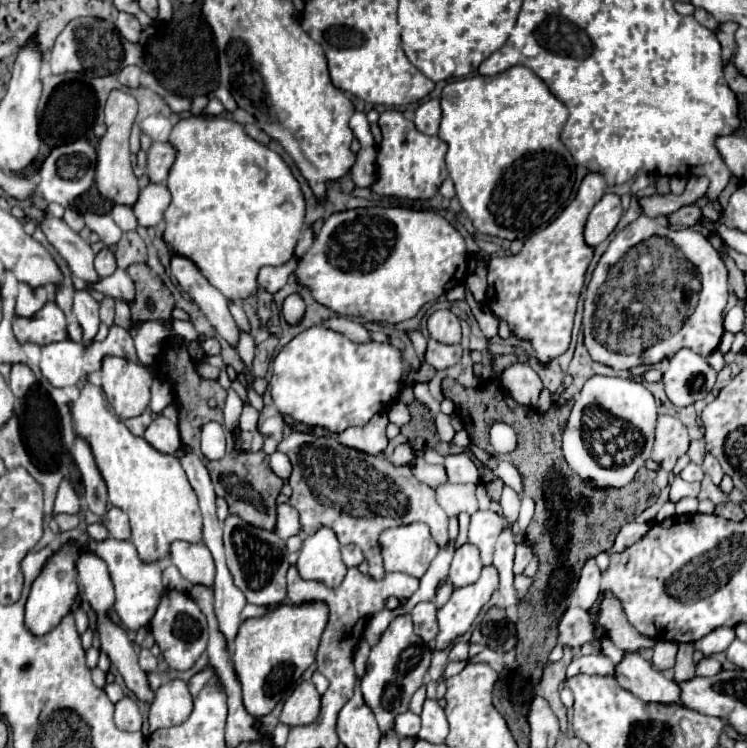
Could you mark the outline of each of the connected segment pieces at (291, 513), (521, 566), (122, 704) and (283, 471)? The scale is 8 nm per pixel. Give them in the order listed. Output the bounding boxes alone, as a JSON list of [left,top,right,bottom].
[[275,505,301,539],[513,545,531,575],[115,697,141,731],[271,451,291,479]]

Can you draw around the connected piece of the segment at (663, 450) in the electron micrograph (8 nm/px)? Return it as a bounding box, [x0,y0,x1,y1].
[651,415,689,471]

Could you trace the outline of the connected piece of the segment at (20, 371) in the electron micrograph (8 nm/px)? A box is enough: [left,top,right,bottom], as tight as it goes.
[9,365,35,397]

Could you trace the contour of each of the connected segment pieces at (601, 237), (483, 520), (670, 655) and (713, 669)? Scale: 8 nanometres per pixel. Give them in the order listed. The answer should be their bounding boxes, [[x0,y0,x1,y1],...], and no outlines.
[[585,193,621,247],[469,511,505,565],[651,641,677,671],[695,657,721,677]]

